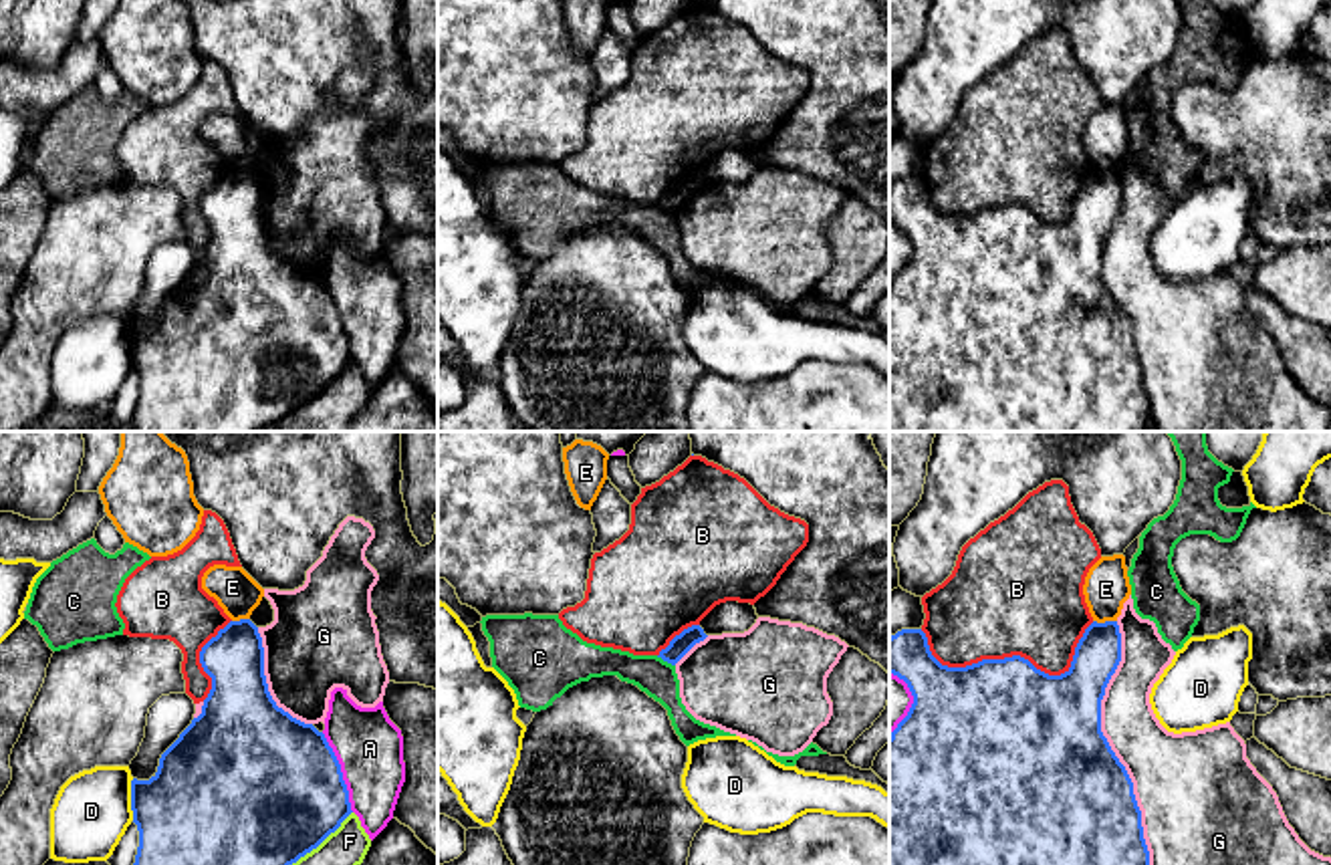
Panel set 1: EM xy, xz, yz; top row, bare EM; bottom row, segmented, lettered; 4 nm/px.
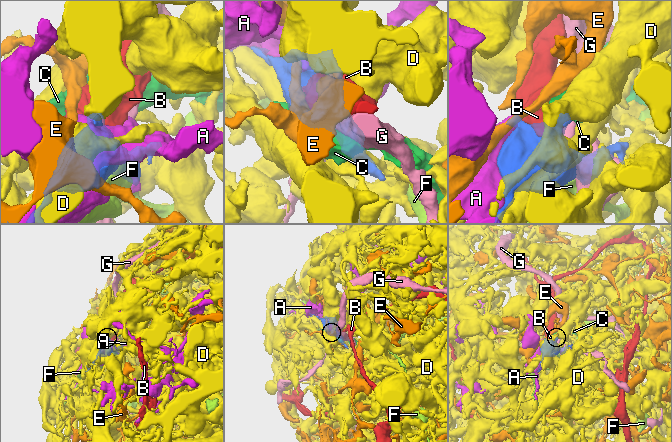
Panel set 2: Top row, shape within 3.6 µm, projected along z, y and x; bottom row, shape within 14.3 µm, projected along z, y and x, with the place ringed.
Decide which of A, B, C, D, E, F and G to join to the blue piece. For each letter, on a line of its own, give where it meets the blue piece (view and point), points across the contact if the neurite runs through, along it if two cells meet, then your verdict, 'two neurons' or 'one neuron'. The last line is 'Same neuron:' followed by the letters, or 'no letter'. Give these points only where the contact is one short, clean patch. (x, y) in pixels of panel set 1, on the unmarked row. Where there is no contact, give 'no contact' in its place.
A: contact xy (341, 321); two neurons
B: contact yz (1013, 204); two neurons
C: contact xz (666, 208); border xz (656, 204), (674, 214); two neurons
D: contact xy (132, 347); two neurons
E: contact yz (1106, 170); border yz (1094, 168), (1116, 170); two neurons
F: contact xy (305, 402); two neurons
G: contact yz (1110, 297); two neurons
Same neuron: no letter

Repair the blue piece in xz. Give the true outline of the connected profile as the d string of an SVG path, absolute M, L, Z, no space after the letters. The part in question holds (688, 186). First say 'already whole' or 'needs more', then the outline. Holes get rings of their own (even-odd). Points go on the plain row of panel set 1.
already whole; M692 173L676 183L666 198L659 200L657 206L676 214L696 192L704 190L708 183L700 173Z

